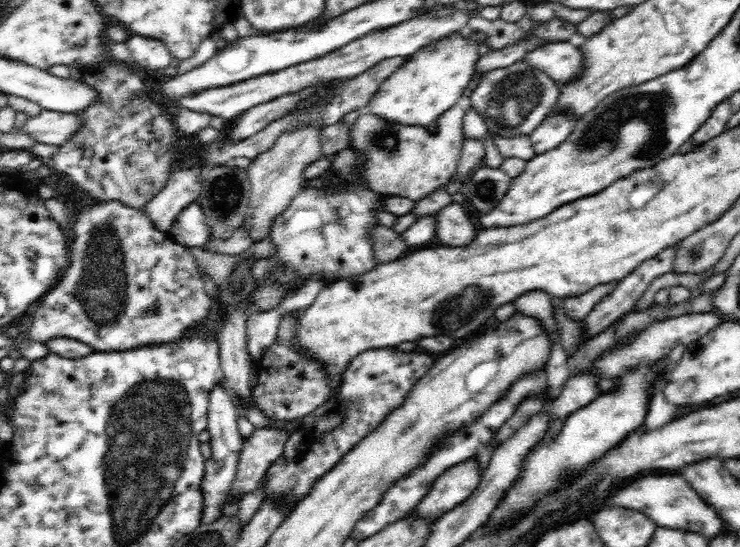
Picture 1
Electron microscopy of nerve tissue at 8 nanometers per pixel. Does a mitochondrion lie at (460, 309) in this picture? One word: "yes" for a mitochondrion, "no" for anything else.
yes

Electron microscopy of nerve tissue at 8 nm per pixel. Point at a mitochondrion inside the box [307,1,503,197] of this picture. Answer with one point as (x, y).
(385, 139)

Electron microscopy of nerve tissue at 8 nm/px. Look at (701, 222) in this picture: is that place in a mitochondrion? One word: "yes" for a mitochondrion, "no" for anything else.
no

